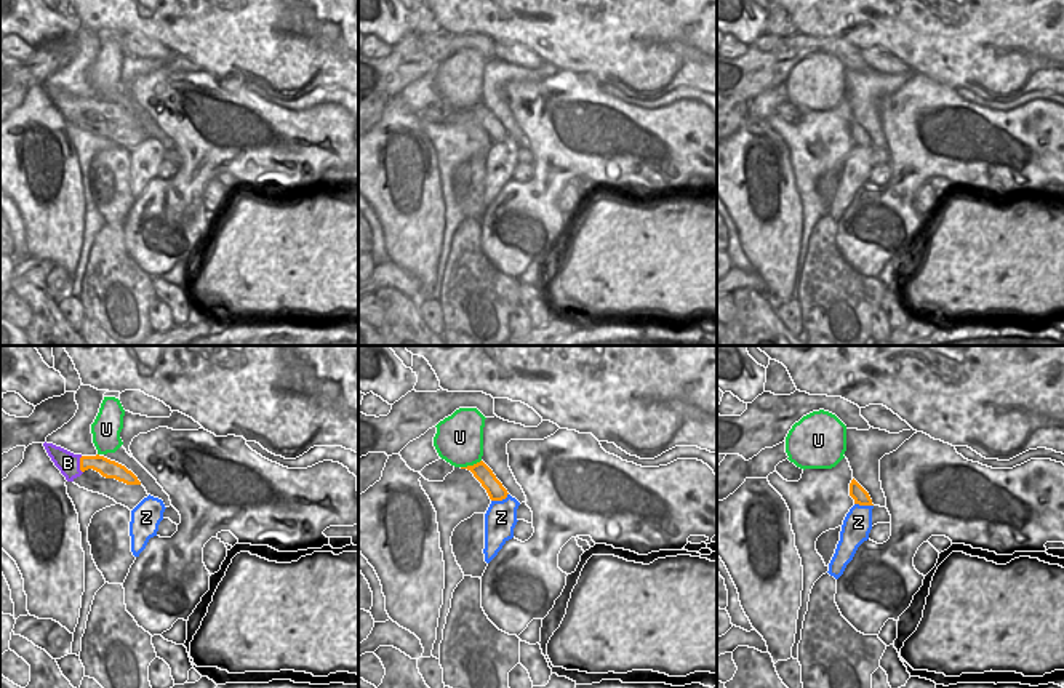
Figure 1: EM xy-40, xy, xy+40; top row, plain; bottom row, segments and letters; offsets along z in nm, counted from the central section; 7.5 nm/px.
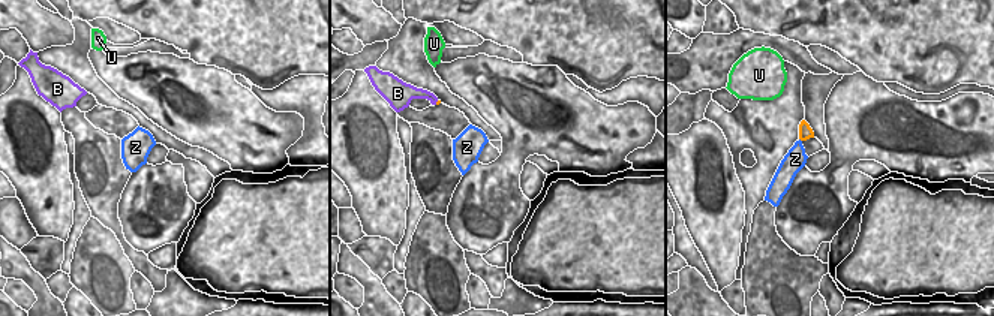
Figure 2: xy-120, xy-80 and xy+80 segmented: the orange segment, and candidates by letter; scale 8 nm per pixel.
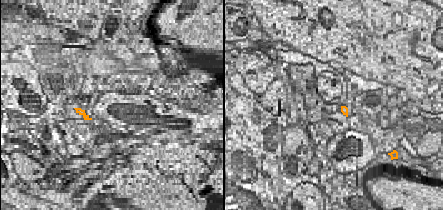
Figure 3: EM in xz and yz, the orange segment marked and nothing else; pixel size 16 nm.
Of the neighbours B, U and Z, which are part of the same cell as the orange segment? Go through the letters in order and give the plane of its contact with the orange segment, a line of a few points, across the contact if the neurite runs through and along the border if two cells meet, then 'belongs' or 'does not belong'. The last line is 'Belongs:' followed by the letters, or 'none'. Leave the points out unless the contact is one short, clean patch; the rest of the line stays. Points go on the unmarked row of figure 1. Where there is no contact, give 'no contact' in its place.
B: meets orange in xy-40; line xy-40 (109, 111), (101, 106), (80, 106), (68, 104); belongs
U: meets orange in xy; does not belong
Z: meets orange in xy; line xy (508, 135), (504, 140), (492, 143); does not belong
Belongs: B

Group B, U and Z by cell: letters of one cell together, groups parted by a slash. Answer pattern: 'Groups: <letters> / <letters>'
Groups: B / U / Z

